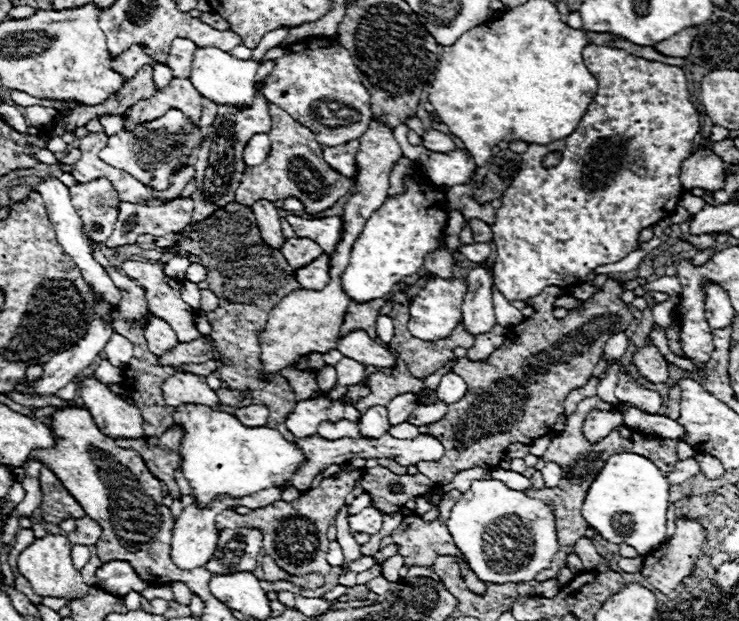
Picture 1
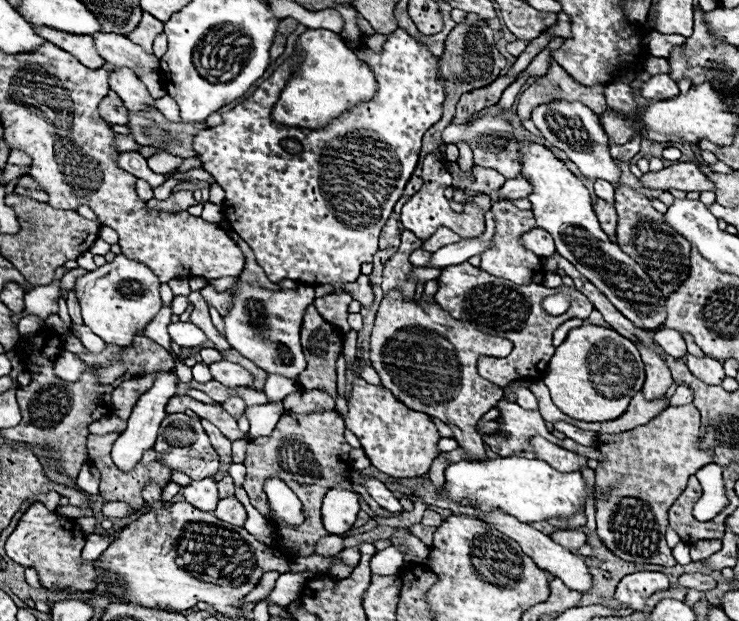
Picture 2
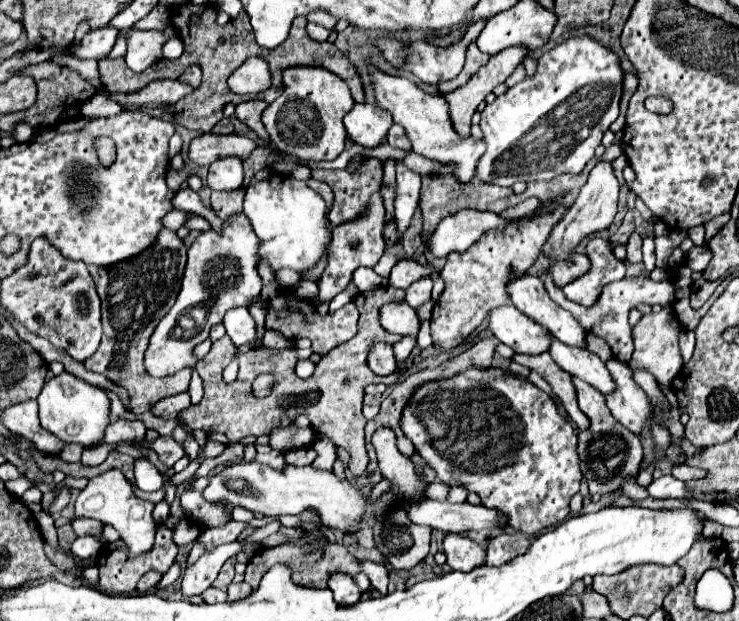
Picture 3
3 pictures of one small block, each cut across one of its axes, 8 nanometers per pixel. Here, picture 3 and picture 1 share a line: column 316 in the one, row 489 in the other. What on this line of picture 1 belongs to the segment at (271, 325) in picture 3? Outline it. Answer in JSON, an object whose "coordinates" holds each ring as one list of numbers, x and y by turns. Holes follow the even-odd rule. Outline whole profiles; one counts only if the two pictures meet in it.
{"coordinates":[[340,470,336,478,324,478,316,488,308,490,304,496,296,498,294,502,274,502,264,508,256,508,246,516,240,516,232,510,224,510,216,516,216,528,244,528,244,526,256,526,264,534,262,542,262,552,268,552,274,556,278,566,282,566,288,574,312,574,320,572,326,578,326,588,322,588,322,594,326,590,332,590,338,586,338,576,340,576,340,566,332,568,326,562,328,554,328,536,326,530,332,520,336,520,340,508,346,504,346,496,354,490,356,480,362,476,362,470]]}

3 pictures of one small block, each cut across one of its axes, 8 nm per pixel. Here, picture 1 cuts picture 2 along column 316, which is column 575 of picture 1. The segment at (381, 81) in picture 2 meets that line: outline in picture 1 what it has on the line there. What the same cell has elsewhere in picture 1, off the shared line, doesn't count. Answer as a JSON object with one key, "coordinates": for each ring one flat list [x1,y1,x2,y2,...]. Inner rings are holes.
{"coordinates":[[588,44,584,48,584,54,582,54,588,70,592,72,592,76,598,80,598,90,596,90,596,98,592,100,592,104,588,106,584,118,580,120,580,126,564,140,558,140,558,142,552,142,552,144,530,144,528,150,522,154,522,166,516,174,516,178,512,180,512,186,502,194,502,206,496,210,496,220,492,224,492,232,494,232,494,246,496,246,496,264,494,264,494,286,504,294,504,298,508,302,512,300,528,300,528,298,534,298,538,296,546,286,576,286,576,284,582,284,586,280,586,276,598,268,598,266,604,266,604,264,614,264,622,258,626,258,630,252,638,250,638,244,636,244,636,238,638,238,638,232,642,228,648,228,648,226,654,226,658,224,660,220,668,218,680,198,682,198,682,184,680,184,680,168,682,168,682,162,692,154,692,140,694,136,698,134,700,130,700,120,698,120,698,110,694,108,692,100,690,100,690,92,688,92,688,84,686,84,686,76,684,76,684,70,678,68,678,66,668,66,668,64,662,64,662,62,652,62,652,60,646,60,646,58,638,58,634,54,628,54,620,48,610,48,610,46,596,46,596,44],[548,152,560,152,560,162,558,166,546,170,542,168,542,158,548,154]]}

